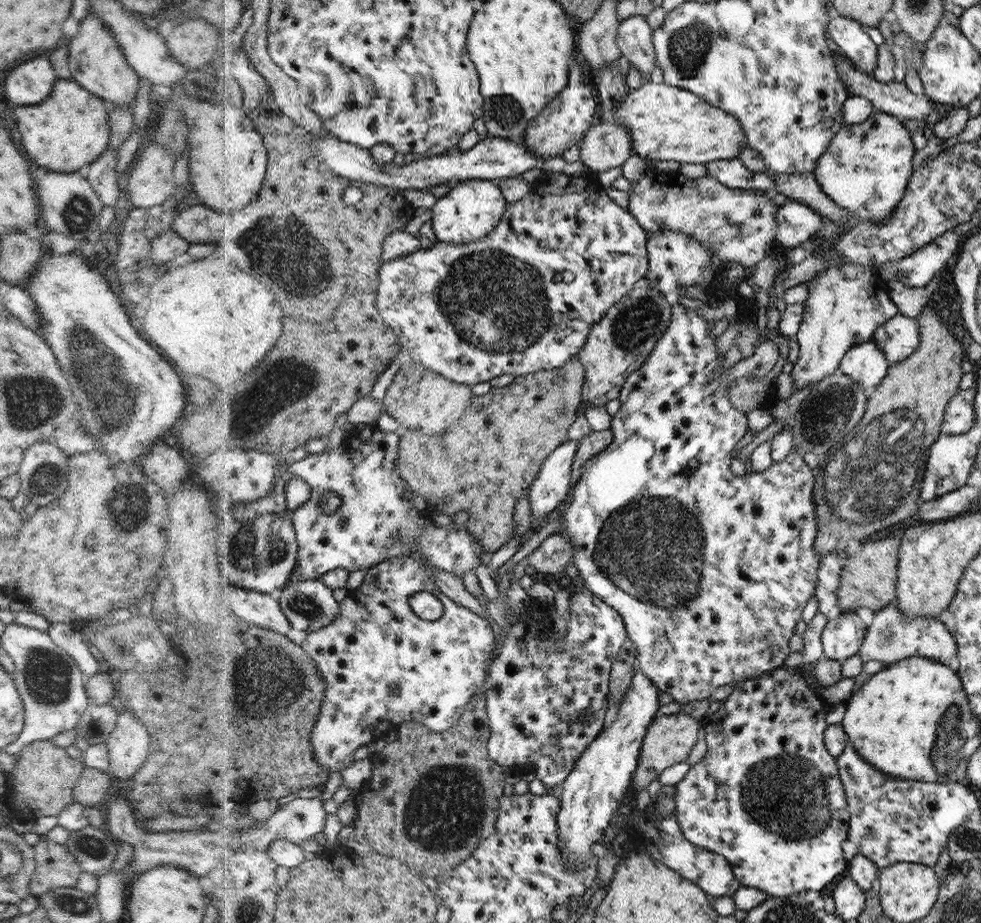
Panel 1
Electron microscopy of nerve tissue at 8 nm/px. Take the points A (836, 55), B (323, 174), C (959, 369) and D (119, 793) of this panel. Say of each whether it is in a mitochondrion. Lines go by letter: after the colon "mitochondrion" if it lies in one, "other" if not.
A: other
B: other
C: other
D: other

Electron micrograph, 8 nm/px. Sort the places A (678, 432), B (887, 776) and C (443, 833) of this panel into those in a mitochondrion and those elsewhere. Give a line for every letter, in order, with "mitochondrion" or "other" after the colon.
A: other
B: other
C: mitochondrion

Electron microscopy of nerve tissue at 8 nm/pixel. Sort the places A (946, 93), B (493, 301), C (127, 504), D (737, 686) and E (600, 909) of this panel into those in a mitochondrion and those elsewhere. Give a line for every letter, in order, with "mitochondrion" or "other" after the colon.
A: other
B: mitochondrion
C: mitochondrion
D: other
E: other

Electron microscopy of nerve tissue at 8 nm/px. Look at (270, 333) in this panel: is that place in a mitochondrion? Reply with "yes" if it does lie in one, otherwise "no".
no

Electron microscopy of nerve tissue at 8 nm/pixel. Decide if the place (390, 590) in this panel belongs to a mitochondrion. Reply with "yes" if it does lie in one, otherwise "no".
no

